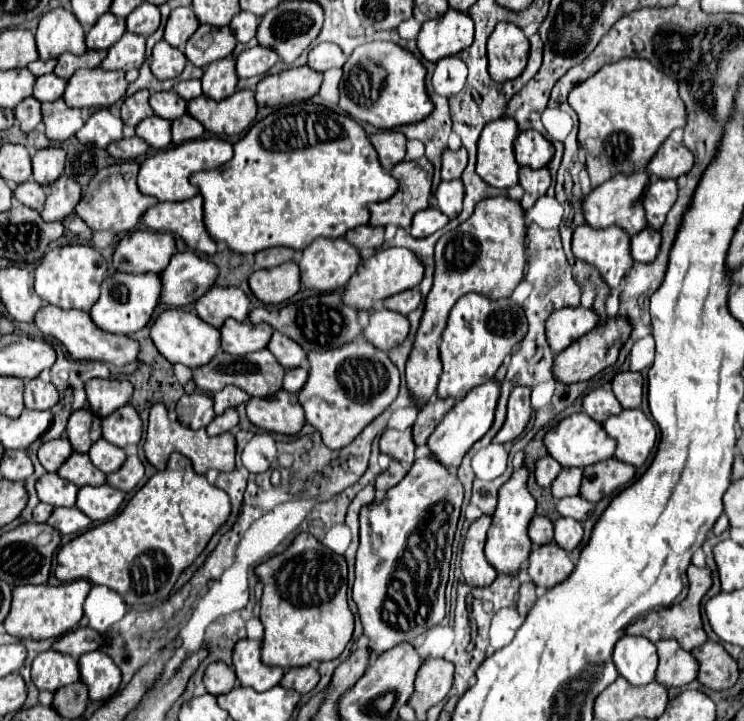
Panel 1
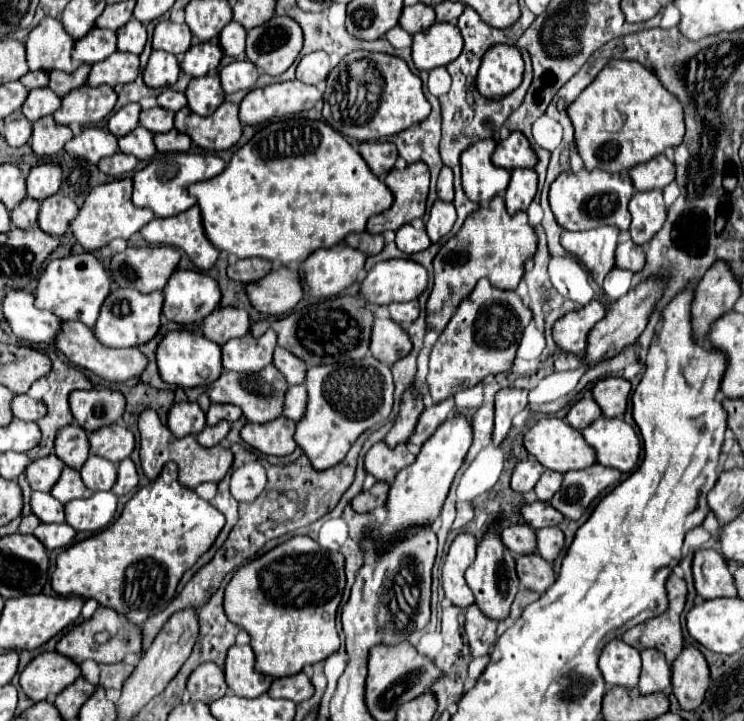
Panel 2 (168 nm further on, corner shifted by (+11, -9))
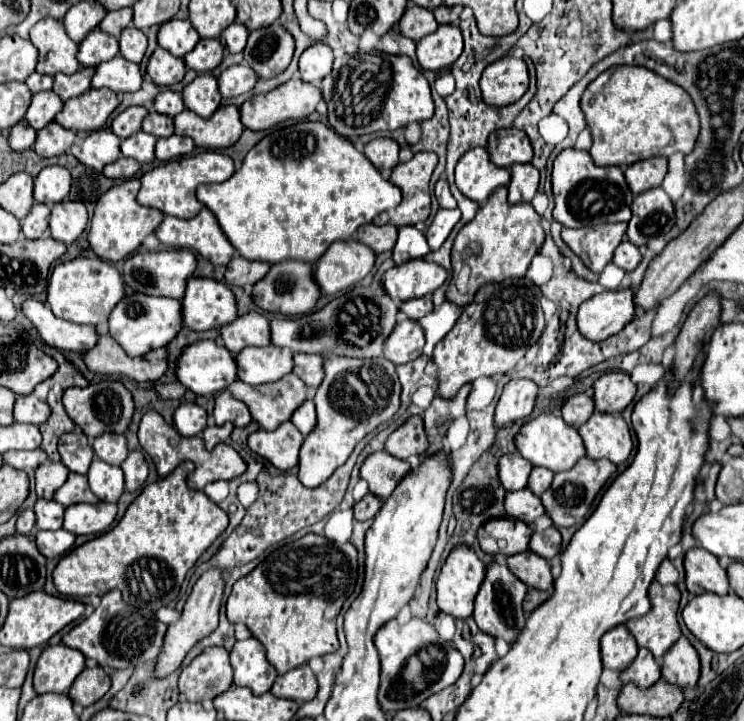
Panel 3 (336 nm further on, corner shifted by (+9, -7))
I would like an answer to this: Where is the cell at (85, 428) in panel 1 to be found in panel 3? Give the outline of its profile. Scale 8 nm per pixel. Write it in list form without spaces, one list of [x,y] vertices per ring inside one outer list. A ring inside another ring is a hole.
[[[81,431],[67,433],[59,439],[59,455],[69,471],[81,475],[87,475],[89,465],[93,461],[93,449]]]

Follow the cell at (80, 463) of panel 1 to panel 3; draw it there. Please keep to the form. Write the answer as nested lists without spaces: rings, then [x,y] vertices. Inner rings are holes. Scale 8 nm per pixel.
[[[69,473],[67,483],[63,483],[63,487],[59,487],[59,491],[55,491],[55,501],[61,503],[63,507],[69,507],[75,503],[97,503],[99,499],[91,493],[85,475]]]

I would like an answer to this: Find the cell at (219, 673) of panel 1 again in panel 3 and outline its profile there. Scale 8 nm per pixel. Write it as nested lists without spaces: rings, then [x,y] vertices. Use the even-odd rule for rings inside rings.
[[[207,647],[201,655],[197,655],[187,667],[183,667],[179,675],[179,693],[187,697],[187,701],[207,701],[215,699],[223,691],[233,685],[233,669],[229,663],[229,651],[223,647]]]

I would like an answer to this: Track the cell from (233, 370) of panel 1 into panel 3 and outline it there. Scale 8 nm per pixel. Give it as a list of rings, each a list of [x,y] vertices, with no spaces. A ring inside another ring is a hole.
[[[291,373],[277,383],[265,385],[247,385],[243,381],[235,381],[227,391],[247,403],[261,429],[273,431],[291,419],[295,409],[307,399],[309,389],[297,375]]]

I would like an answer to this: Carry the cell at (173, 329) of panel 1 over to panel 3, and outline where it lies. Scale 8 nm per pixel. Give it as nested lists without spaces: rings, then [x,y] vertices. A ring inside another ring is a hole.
[[[215,341],[189,345],[177,363],[179,381],[195,395],[215,395],[237,381],[235,357]]]

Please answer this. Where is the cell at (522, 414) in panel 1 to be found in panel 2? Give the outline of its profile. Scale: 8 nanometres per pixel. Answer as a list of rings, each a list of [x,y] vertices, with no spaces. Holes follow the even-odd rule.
[[[501,389],[495,395],[495,431],[493,445],[501,445],[507,437],[513,417],[527,407],[527,391],[525,389]]]

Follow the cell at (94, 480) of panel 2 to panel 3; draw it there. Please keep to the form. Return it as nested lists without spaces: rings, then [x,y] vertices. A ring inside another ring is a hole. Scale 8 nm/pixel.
[[[93,459],[87,477],[91,491],[105,503],[117,503],[125,491],[121,467],[109,465],[101,459]]]

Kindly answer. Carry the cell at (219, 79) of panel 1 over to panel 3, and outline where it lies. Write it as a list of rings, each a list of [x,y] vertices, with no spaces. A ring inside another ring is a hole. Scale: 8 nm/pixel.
[[[199,75],[183,89],[185,107],[199,117],[211,117],[215,109],[221,105],[221,95],[217,87],[217,79],[213,75]]]

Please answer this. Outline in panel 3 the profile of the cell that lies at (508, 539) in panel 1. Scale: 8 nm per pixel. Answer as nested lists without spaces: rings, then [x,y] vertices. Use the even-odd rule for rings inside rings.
[[[493,563],[487,567],[485,581],[475,599],[475,621],[479,629],[491,637],[501,637],[509,645],[515,643],[519,631],[525,627],[525,613],[523,613],[523,599],[527,593],[527,585],[519,581],[503,563]]]

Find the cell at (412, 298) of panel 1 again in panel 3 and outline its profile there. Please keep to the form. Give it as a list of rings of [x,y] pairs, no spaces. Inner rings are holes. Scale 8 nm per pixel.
[[[425,295],[425,297],[419,297],[419,299],[403,301],[403,303],[401,303],[401,311],[403,311],[409,319],[421,319],[421,317],[425,317],[427,313],[433,311],[433,297],[431,297],[431,295]]]

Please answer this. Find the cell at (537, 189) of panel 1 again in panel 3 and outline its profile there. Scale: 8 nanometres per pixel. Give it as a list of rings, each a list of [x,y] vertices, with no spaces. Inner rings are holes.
[[[515,163],[511,167],[511,181],[507,185],[509,189],[509,203],[521,203],[531,201],[539,185],[539,171],[531,163]]]

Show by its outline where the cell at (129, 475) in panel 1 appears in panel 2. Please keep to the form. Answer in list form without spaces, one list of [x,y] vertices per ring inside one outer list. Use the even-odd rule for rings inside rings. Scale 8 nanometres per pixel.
[[[123,459],[123,461],[119,463],[117,469],[119,469],[117,481],[115,481],[115,485],[113,485],[111,491],[119,497],[119,495],[131,493],[131,491],[137,487],[139,477],[137,477],[137,469],[135,469],[135,465],[133,465],[131,459]]]

